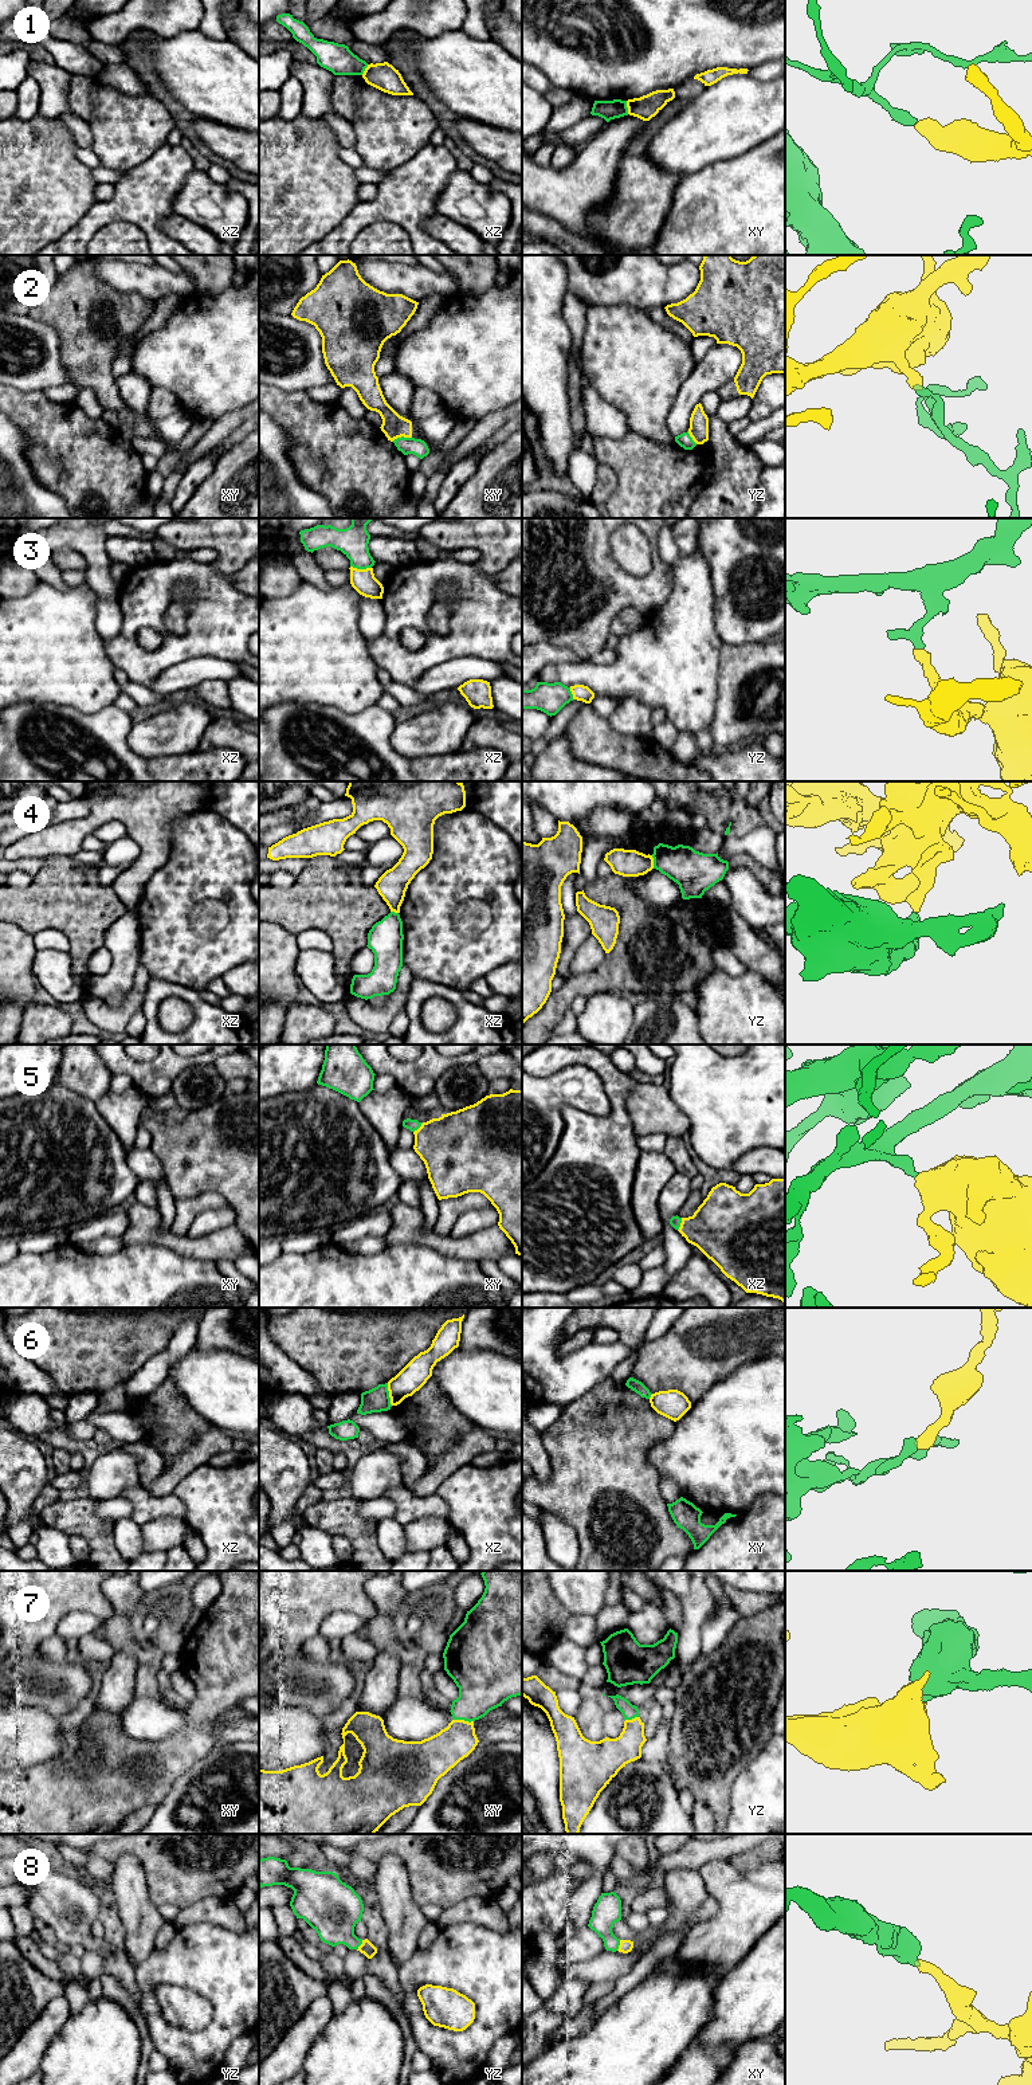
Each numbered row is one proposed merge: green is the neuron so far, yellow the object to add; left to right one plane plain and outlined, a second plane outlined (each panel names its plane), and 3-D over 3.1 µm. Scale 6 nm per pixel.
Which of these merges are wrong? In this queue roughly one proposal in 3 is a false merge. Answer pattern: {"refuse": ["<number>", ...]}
{"refuse": ["1", "2", "4", "6"]}

